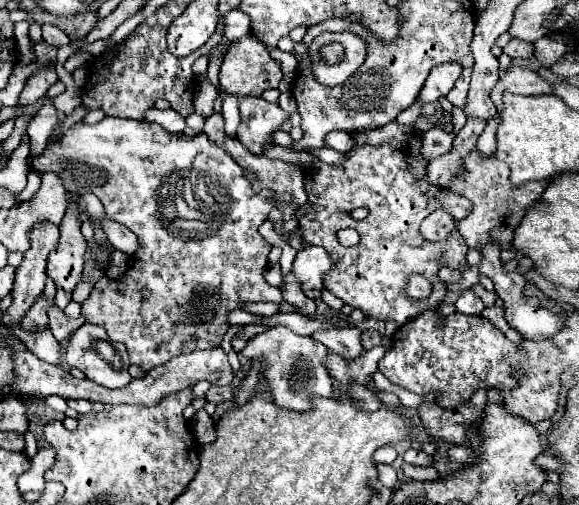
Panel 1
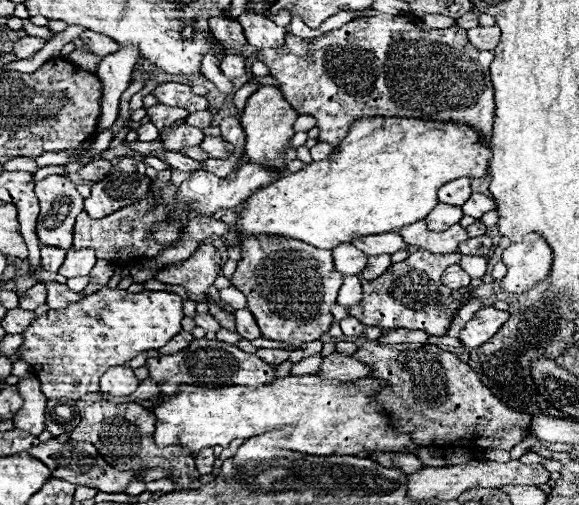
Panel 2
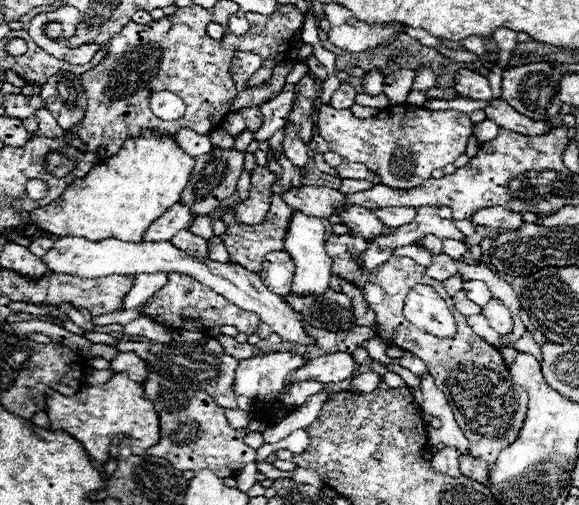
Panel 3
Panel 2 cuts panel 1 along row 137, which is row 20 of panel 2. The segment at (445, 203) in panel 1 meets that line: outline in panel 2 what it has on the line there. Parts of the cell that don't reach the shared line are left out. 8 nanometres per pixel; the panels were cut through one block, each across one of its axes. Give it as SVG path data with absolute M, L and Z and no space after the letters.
M380 14L350 20L342 28L330 30L318 38L298 38L288 34L280 50L260 50L258 60L268 66L270 76L278 80L278 88L282 90L284 98L296 108L296 112L316 118L316 126L320 128L318 140L332 146L338 146L346 138L356 118L370 116L456 122L472 126L482 142L492 136L492 122L496 110L494 88L488 70L492 62L492 52L470 46L466 30L462 30L460 26L434 30L412 14Z

